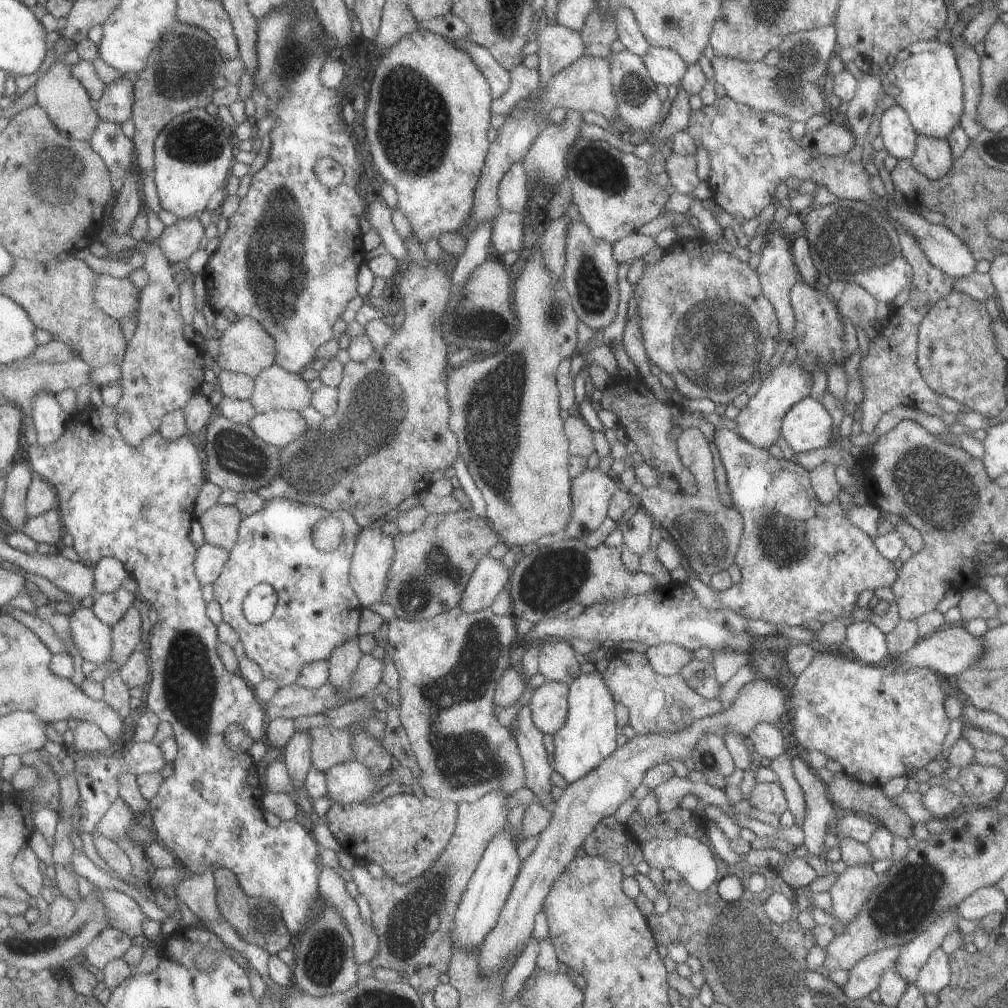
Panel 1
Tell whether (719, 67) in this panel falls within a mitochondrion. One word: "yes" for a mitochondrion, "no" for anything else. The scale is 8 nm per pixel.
no

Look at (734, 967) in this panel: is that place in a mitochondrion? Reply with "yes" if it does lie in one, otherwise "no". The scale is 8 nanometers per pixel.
yes

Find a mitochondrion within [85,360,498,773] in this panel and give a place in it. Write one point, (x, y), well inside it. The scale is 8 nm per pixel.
(375, 412)

